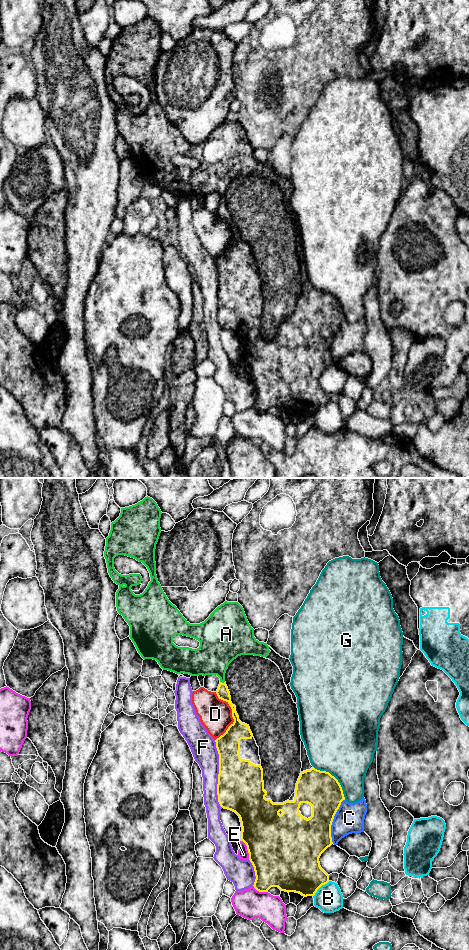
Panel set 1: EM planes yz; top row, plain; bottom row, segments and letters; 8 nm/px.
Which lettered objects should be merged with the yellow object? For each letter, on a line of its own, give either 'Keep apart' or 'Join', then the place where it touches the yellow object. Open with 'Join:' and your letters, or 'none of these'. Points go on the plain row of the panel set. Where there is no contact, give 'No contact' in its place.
Join: A
A: Join. Touches yellow at yz (221, 202)
B: Keep apart. Touches yellow at yz (320, 406)
C: Keep apart. Touches yellow at yz (332, 341)
D: Keep apart. Touches yellow at yz (232, 235)
E: Keep apart. Touches yellow at yz (247, 369)
F: Keep apart. Touches yellow at yz (218, 294)
G: Keep apart. Touches yellow at yz (335, 298)

